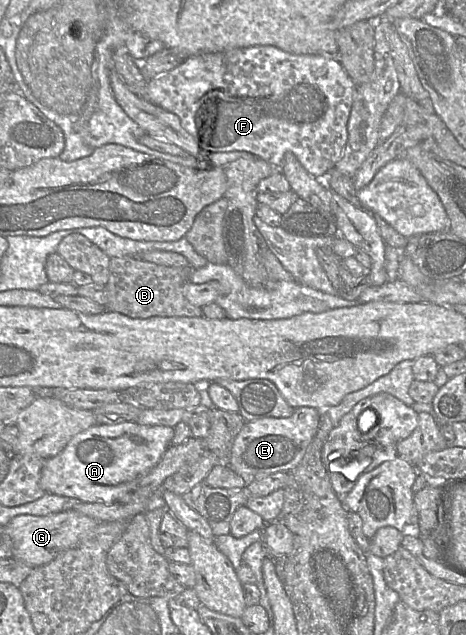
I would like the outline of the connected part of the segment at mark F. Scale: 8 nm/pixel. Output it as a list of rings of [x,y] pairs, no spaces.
[[[251,46],[216,53],[204,53],[185,59],[179,66],[146,82],[145,99],[175,114],[182,127],[209,152],[245,151],[270,163],[276,170],[284,162],[285,154],[292,152],[302,166],[313,176],[324,179],[341,159],[348,142],[347,124],[357,86],[349,77],[337,57],[324,54],[296,55],[275,46]]]

